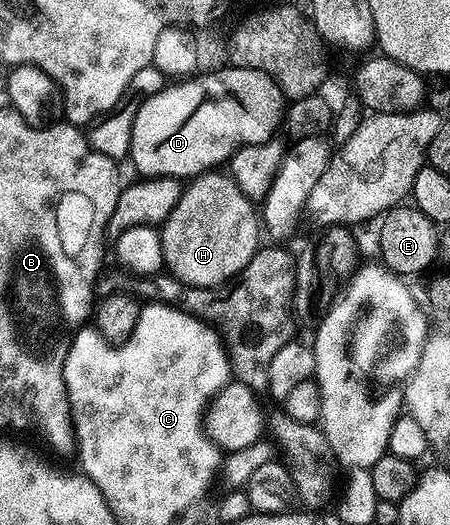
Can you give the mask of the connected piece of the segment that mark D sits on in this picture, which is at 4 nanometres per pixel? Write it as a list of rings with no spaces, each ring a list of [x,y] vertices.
[[[225,67],[211,73],[191,75],[177,83],[167,84],[156,95],[139,104],[132,123],[132,143],[129,164],[139,169],[146,179],[177,177],[193,179],[200,173],[213,170],[229,162],[231,155],[241,145],[264,142],[279,132],[284,121],[284,98],[278,84],[262,71],[244,67]]]

